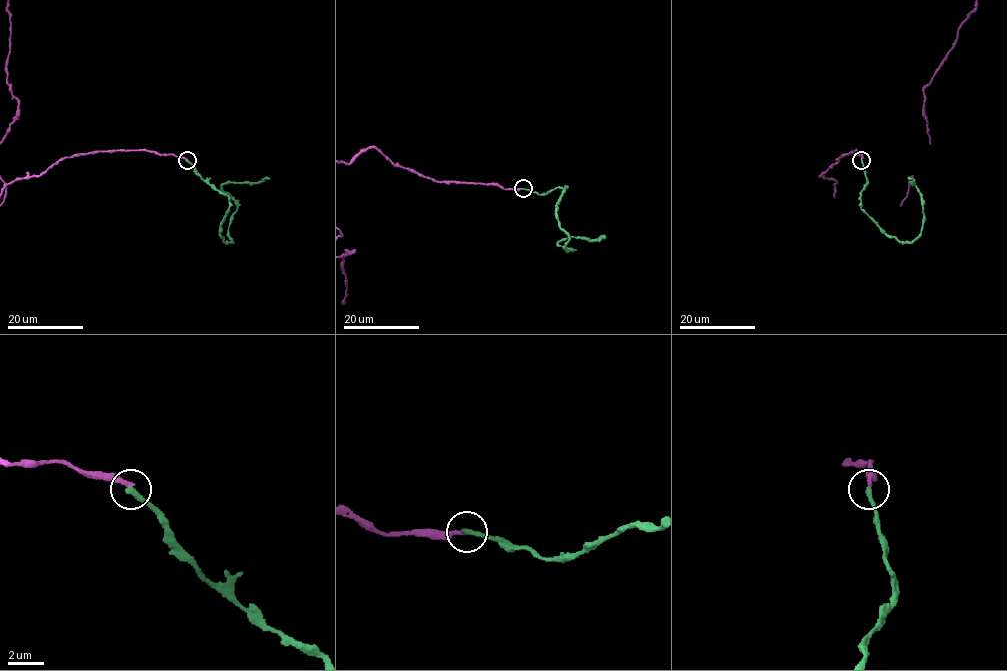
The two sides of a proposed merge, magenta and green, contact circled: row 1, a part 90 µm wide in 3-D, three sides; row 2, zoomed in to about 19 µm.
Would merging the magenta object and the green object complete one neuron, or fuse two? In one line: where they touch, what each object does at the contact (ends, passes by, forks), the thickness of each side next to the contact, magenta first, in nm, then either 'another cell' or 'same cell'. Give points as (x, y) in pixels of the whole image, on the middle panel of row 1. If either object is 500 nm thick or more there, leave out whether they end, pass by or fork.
(523, 188) | magenta ends | green ends | 240/320 nm | another cell

